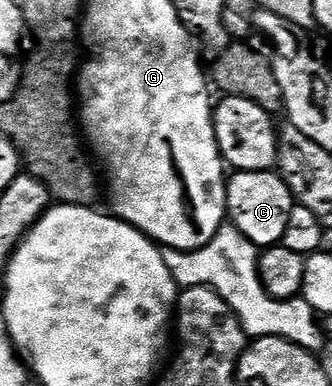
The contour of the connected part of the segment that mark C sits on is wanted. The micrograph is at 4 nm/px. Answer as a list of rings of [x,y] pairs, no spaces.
[[[276,170],[239,171],[230,174],[225,189],[225,209],[232,226],[247,237],[253,246],[266,249],[278,246],[291,218],[291,209],[295,200],[291,189],[286,185]]]

